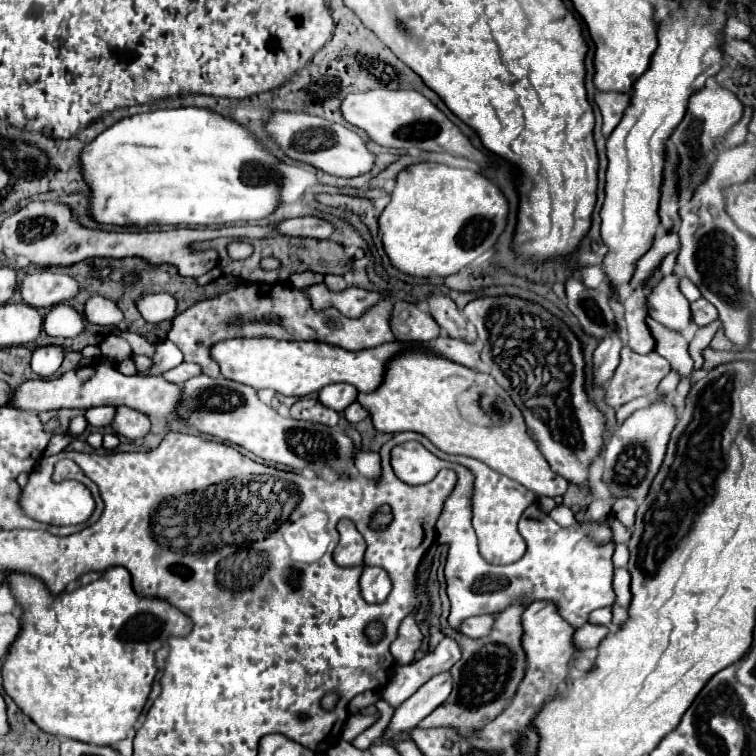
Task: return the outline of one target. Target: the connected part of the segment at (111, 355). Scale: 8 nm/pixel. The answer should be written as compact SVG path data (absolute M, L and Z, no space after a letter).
M108 335L98 347L102 351L102 357L108 359L110 363L120 363L120 361L124 361L124 359L128 359L132 355L130 345L124 339L114 337L114 335Z

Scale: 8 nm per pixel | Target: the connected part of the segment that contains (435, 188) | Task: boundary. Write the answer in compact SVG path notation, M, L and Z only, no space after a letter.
M416 163L402 169L396 175L396 187L390 193L390 203L378 217L380 239L390 263L404 275L426 279L426 277L448 277L464 269L470 261L492 249L498 235L506 225L508 201L500 189L470 169L448 167L442 163Z

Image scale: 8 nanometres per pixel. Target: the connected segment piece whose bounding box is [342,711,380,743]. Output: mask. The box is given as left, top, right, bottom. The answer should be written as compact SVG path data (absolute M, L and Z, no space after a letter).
M376 711L374 715L364 715L364 713L356 713L356 715L350 715L346 725L344 725L344 741L352 743L362 731L366 731L370 725L374 725L376 721L380 719L380 711Z

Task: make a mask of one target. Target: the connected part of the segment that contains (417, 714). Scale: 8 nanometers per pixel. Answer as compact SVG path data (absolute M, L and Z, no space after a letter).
M450 671L434 675L428 683L424 683L408 701L404 701L394 711L394 719L384 737L394 737L406 729L416 727L426 715L430 715L440 703L444 703L448 699L450 691L452 691Z

